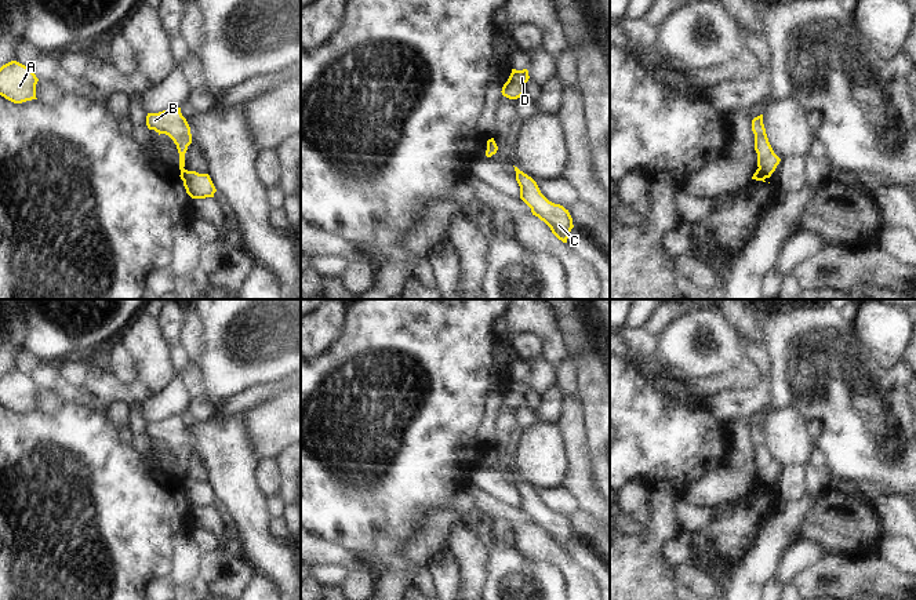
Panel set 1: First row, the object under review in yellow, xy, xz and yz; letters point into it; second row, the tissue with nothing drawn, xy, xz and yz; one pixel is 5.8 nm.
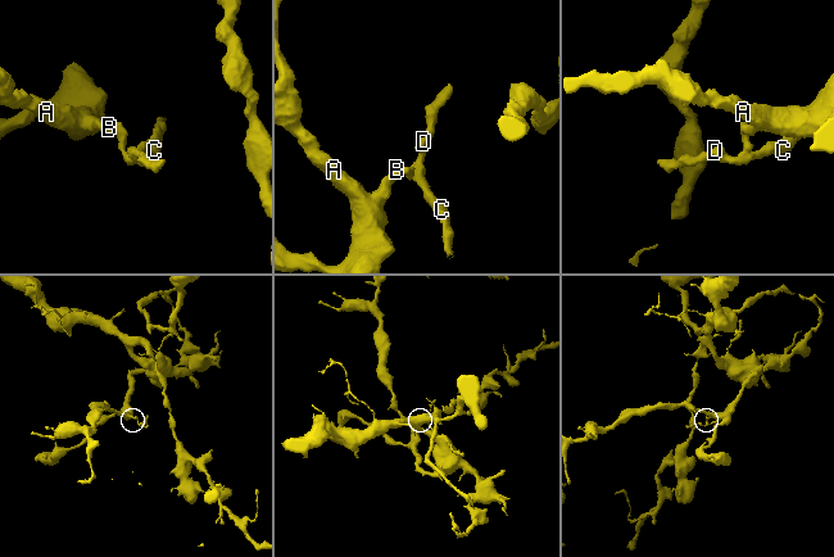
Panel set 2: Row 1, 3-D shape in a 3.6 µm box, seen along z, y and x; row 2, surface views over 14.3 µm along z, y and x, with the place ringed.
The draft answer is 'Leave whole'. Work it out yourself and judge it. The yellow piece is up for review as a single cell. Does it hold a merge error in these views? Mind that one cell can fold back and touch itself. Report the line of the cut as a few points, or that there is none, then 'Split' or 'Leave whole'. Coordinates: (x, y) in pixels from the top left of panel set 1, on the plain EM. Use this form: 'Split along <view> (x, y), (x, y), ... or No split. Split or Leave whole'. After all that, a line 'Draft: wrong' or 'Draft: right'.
Split along yz (759, 476), (770, 483). Split.
Draft: wrong

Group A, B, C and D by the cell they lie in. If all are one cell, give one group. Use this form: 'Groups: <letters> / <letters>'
Groups: A B / C D.

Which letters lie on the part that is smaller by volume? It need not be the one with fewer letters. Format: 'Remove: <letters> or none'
Remove: C, D

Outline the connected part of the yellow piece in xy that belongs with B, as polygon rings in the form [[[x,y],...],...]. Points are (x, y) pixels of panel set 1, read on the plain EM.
[[[171,417],[159,422],[148,422],[146,434],[159,444],[168,444],[179,462],[179,479],[185,476],[185,462],[192,452],[190,436],[181,422],[181,417]]]

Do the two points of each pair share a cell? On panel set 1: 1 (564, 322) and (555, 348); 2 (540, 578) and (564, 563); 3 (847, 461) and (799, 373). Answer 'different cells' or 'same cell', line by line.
1: different cells
2: different cells
3: same cell

